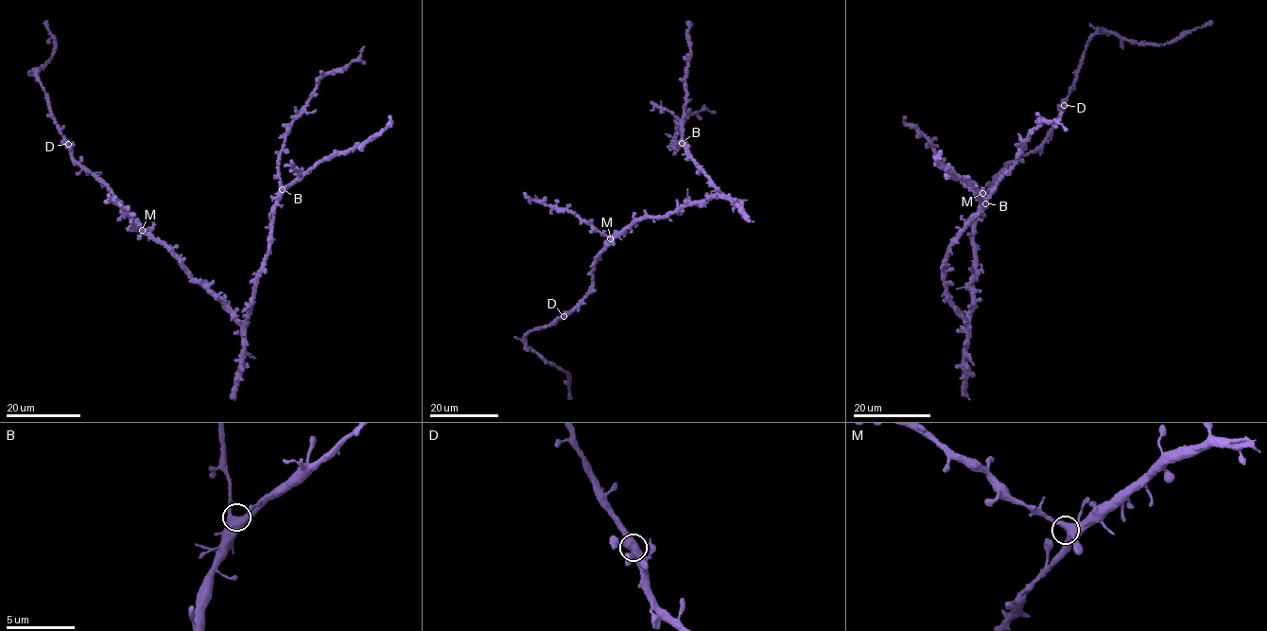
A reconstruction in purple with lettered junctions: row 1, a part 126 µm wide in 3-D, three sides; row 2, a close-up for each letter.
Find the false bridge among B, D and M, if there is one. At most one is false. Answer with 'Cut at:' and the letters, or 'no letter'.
Cut at: no letter

